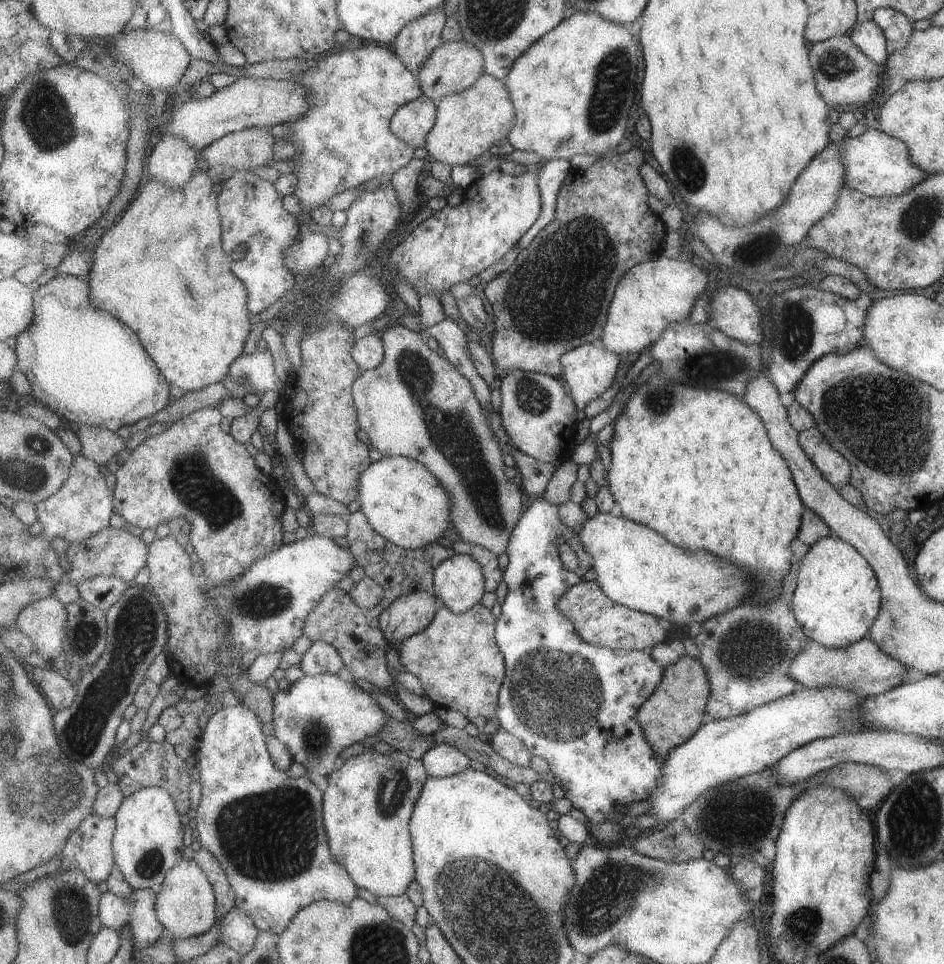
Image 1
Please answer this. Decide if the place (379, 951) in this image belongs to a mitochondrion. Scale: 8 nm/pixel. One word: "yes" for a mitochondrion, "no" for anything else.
yes

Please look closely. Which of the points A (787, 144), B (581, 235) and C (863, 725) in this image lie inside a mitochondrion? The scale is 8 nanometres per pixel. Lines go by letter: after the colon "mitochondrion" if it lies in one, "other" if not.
A: other
B: mitochondrion
C: other

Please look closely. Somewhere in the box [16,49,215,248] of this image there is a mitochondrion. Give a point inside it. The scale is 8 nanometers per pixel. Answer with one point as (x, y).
(44, 112)

